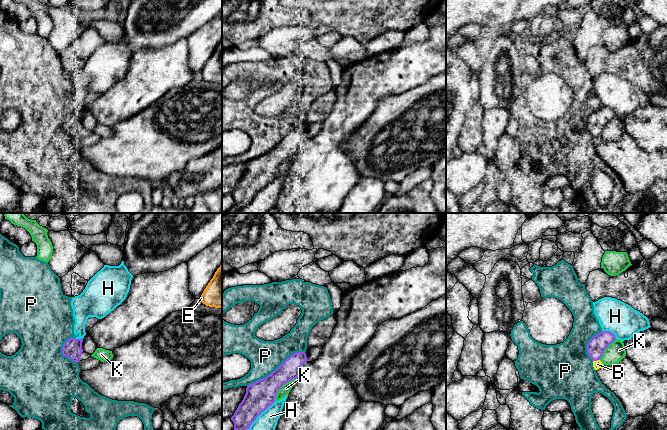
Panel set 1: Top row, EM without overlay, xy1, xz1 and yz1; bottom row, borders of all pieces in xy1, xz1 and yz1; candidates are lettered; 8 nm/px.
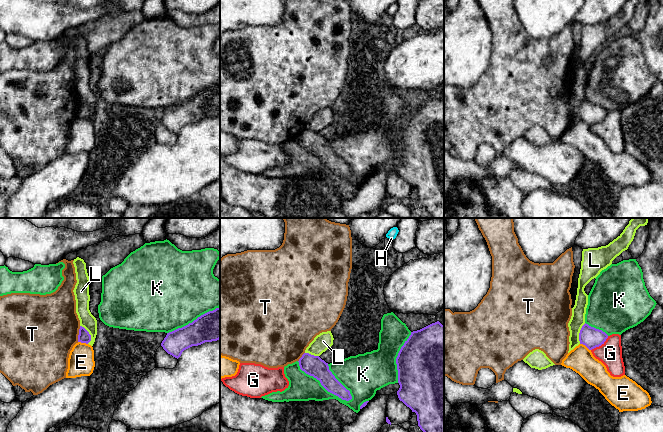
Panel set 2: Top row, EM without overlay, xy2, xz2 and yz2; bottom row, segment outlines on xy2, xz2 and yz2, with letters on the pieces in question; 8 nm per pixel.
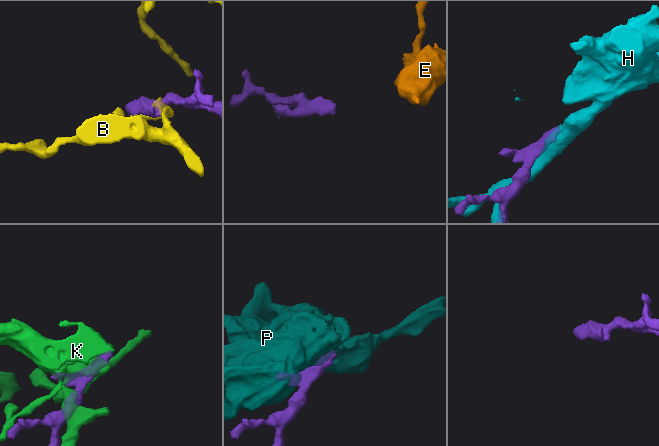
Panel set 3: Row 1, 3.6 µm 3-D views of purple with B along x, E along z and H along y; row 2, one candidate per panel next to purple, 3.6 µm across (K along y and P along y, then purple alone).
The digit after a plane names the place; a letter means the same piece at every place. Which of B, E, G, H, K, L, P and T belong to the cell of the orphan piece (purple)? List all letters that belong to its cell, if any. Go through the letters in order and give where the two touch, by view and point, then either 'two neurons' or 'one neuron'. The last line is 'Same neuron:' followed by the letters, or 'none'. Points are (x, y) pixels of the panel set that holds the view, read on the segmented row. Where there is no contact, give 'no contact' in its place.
B: contact yz1 (596, 360); two neurons
E: contact yz2 (585, 345); two neurons
G: contact yz2 (600, 345); two neurons
H: contact xz1 (259, 414); two neurons
K: contact xz2 (322, 385); two neurons
L: contact yz2 (579, 333); two neurons
P: contact xz1 (276, 369); two neurons
T: contact xy2 (79, 334); two neurons
Same neuron: none

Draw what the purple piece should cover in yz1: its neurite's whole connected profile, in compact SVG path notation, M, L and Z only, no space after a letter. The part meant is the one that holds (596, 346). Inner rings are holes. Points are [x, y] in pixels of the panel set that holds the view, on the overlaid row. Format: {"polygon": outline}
{"polygon": "M609 331L595 335L587 344L587 353L592 361L600 360L605 349L615 340L615 335Z"}

